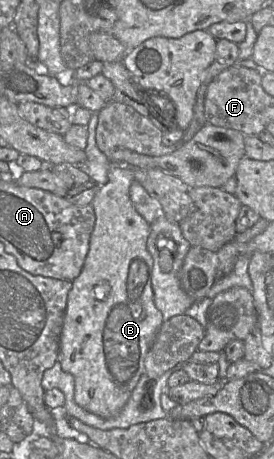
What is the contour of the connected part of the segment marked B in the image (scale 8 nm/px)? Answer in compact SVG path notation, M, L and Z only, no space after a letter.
M111 164L108 182L100 185L91 203L95 212L95 225L82 270L72 281L68 293L57 358L62 370L74 377L75 402L84 410L102 418L117 416L126 405L144 374L144 359L164 322L162 313L155 306L152 289L153 258L147 250L151 226L136 211L130 199L133 180L134 168Z

